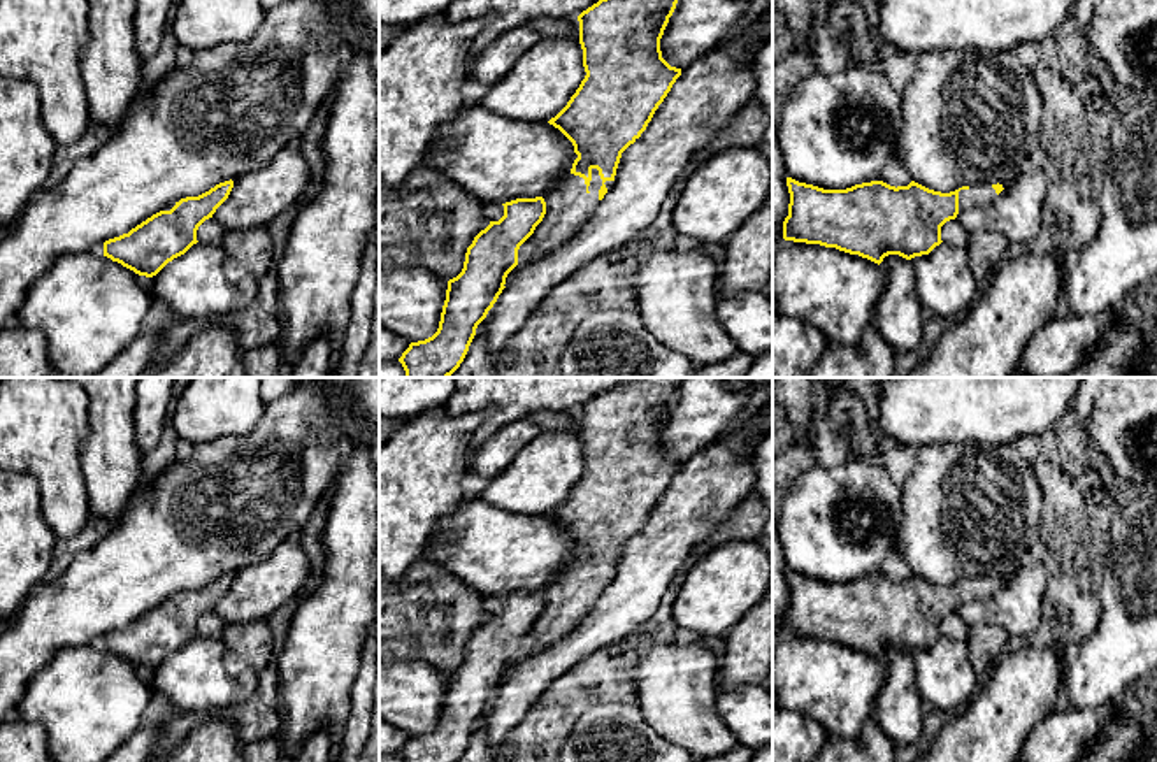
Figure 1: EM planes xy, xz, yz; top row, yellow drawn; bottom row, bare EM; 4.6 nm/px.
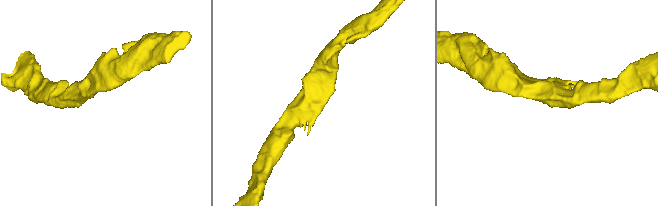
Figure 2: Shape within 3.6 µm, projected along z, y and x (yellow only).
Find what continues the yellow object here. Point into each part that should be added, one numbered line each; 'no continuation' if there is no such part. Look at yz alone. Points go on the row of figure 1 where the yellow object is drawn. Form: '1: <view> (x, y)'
1: yz (984, 194)

